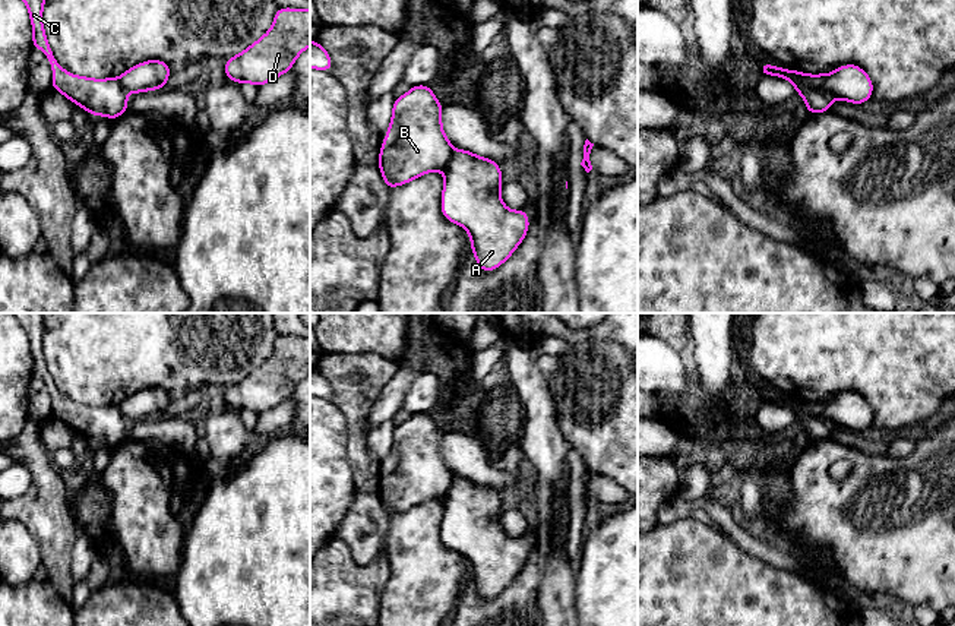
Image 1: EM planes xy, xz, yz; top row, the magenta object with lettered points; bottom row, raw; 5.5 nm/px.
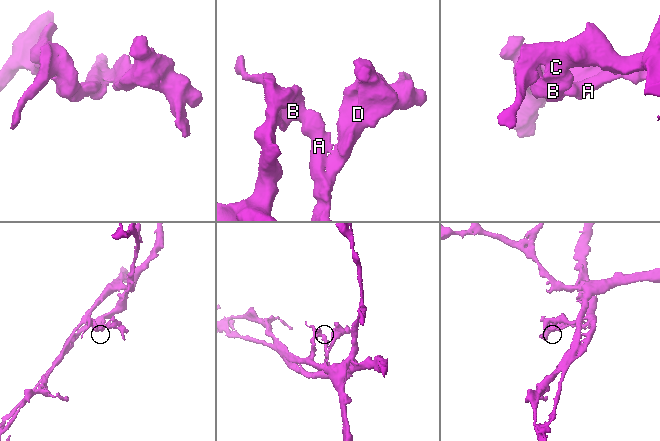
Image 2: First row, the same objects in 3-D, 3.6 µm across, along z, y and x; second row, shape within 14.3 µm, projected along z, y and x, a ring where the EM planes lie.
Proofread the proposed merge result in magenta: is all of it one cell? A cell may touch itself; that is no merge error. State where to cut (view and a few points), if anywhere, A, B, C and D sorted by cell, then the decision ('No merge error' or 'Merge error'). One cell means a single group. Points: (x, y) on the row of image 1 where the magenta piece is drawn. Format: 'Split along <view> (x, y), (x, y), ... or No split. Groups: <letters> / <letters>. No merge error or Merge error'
Split along yz (802, 73), (815, 88), (822, 89), (831, 98). Groups: A D / B C. Merge error

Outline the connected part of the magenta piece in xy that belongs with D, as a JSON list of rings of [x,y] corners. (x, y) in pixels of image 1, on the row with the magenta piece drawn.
[[[278,7],[272,28],[249,48],[225,60],[225,76],[237,83],[262,85],[291,70],[295,59],[310,45],[310,9]]]

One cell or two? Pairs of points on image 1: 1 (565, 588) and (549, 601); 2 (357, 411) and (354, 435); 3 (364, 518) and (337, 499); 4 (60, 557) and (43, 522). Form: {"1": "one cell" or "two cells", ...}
{"1": "one cell", "2": "one cell", "3": "two cells", "4": "one cell"}

